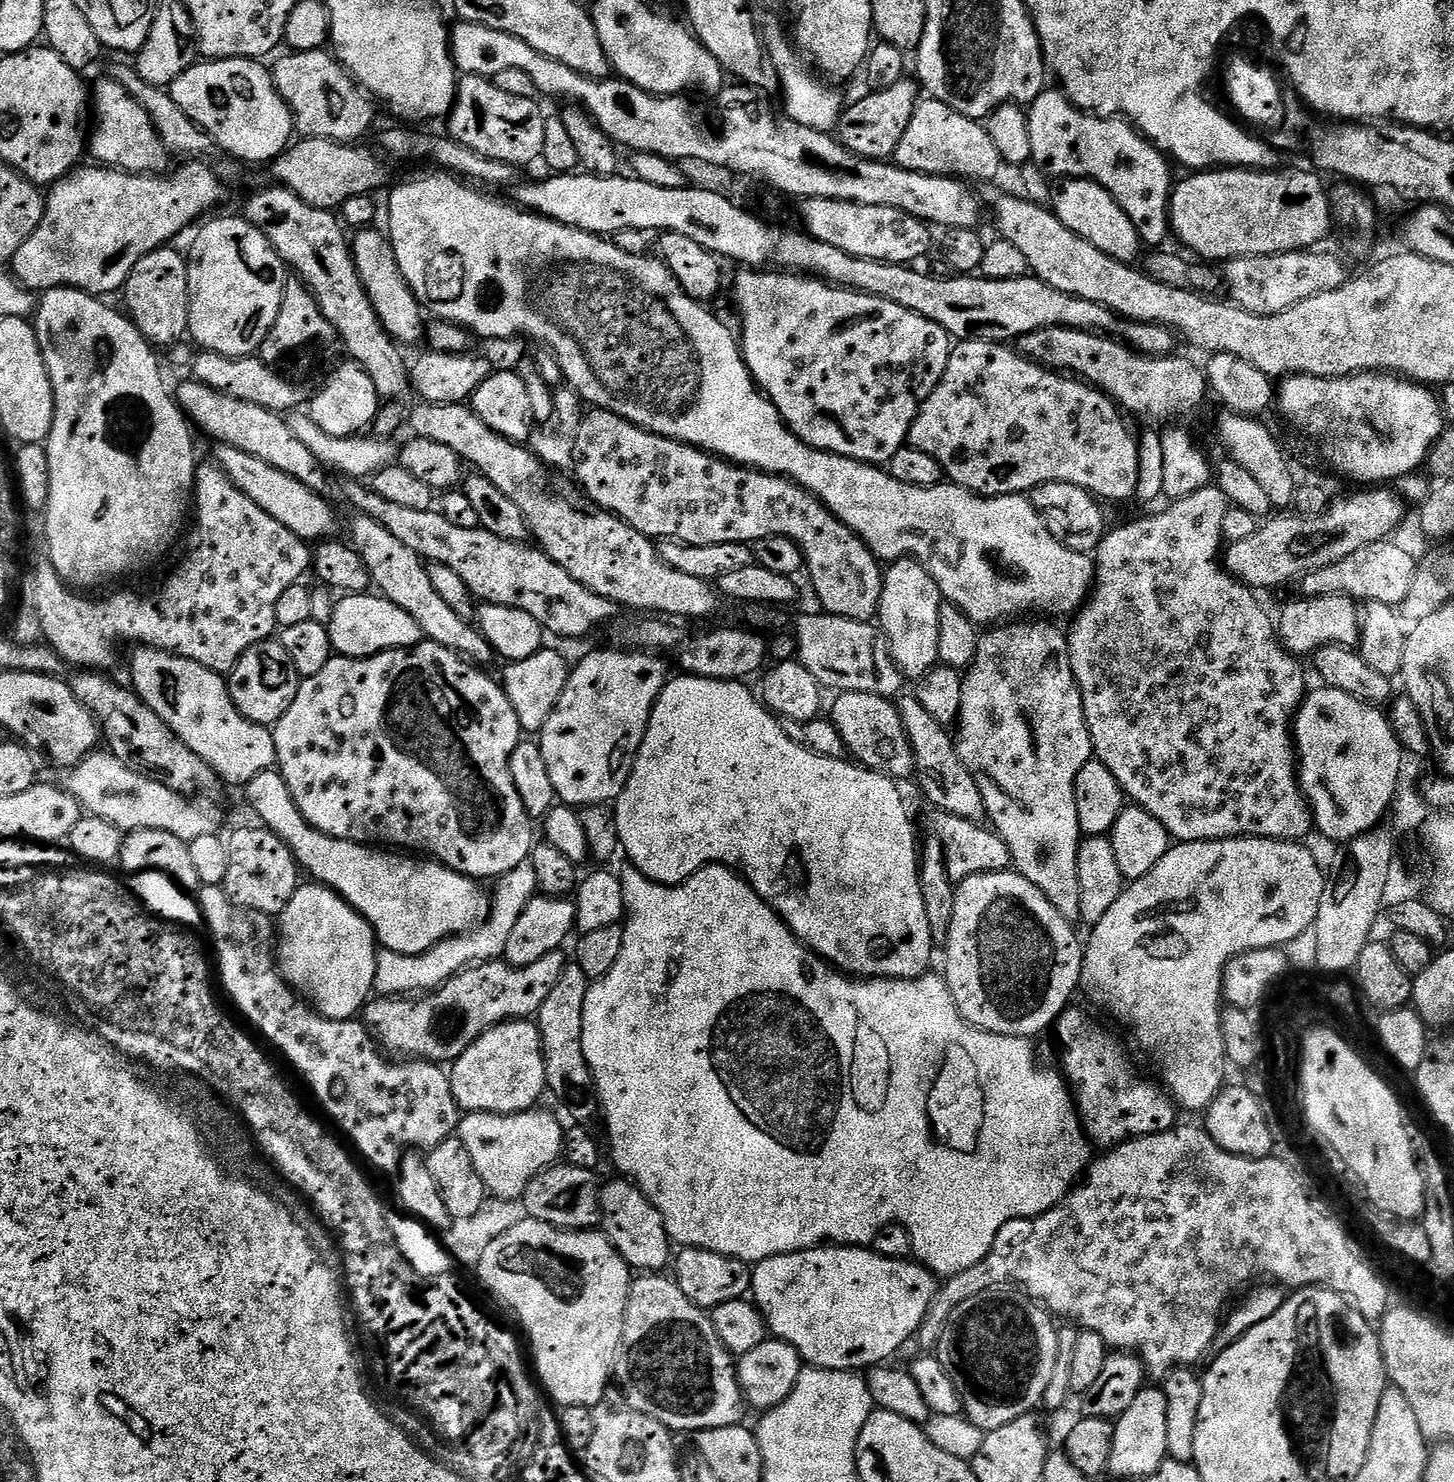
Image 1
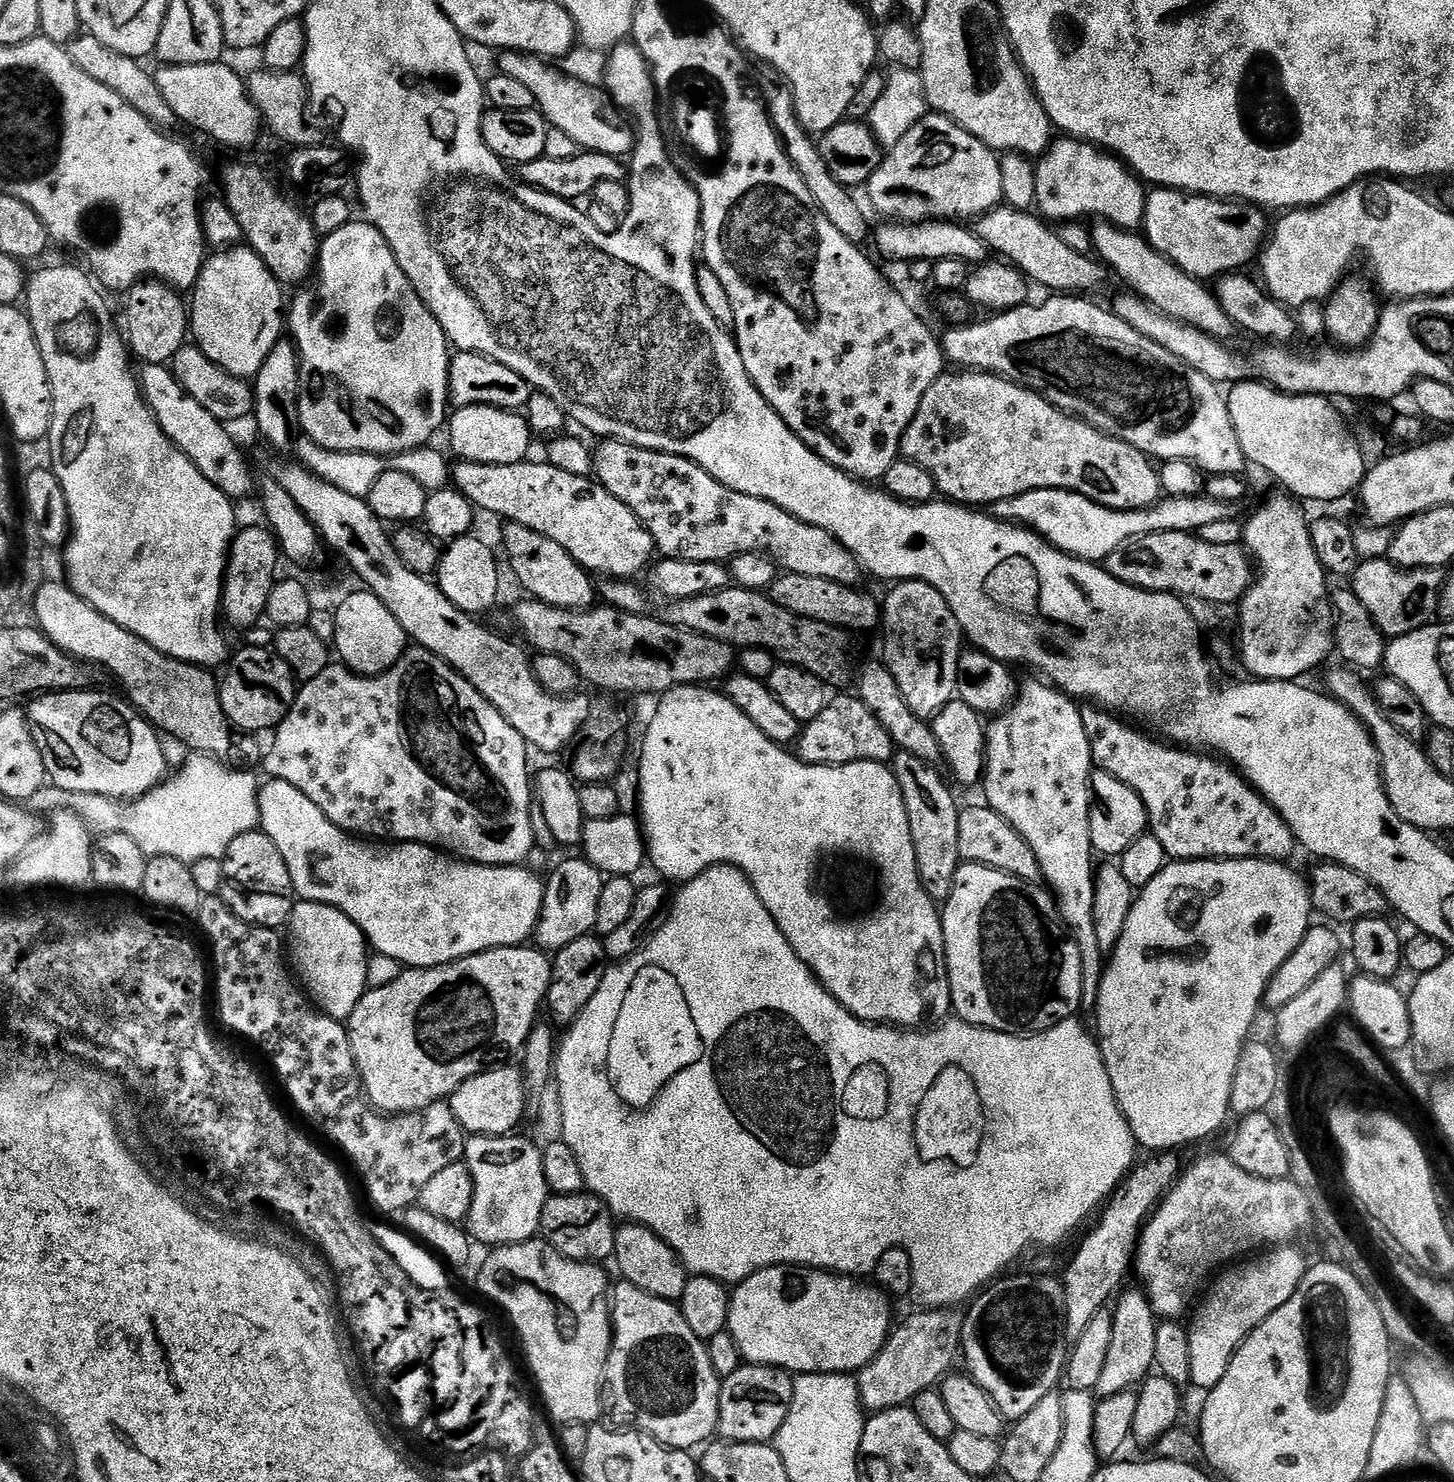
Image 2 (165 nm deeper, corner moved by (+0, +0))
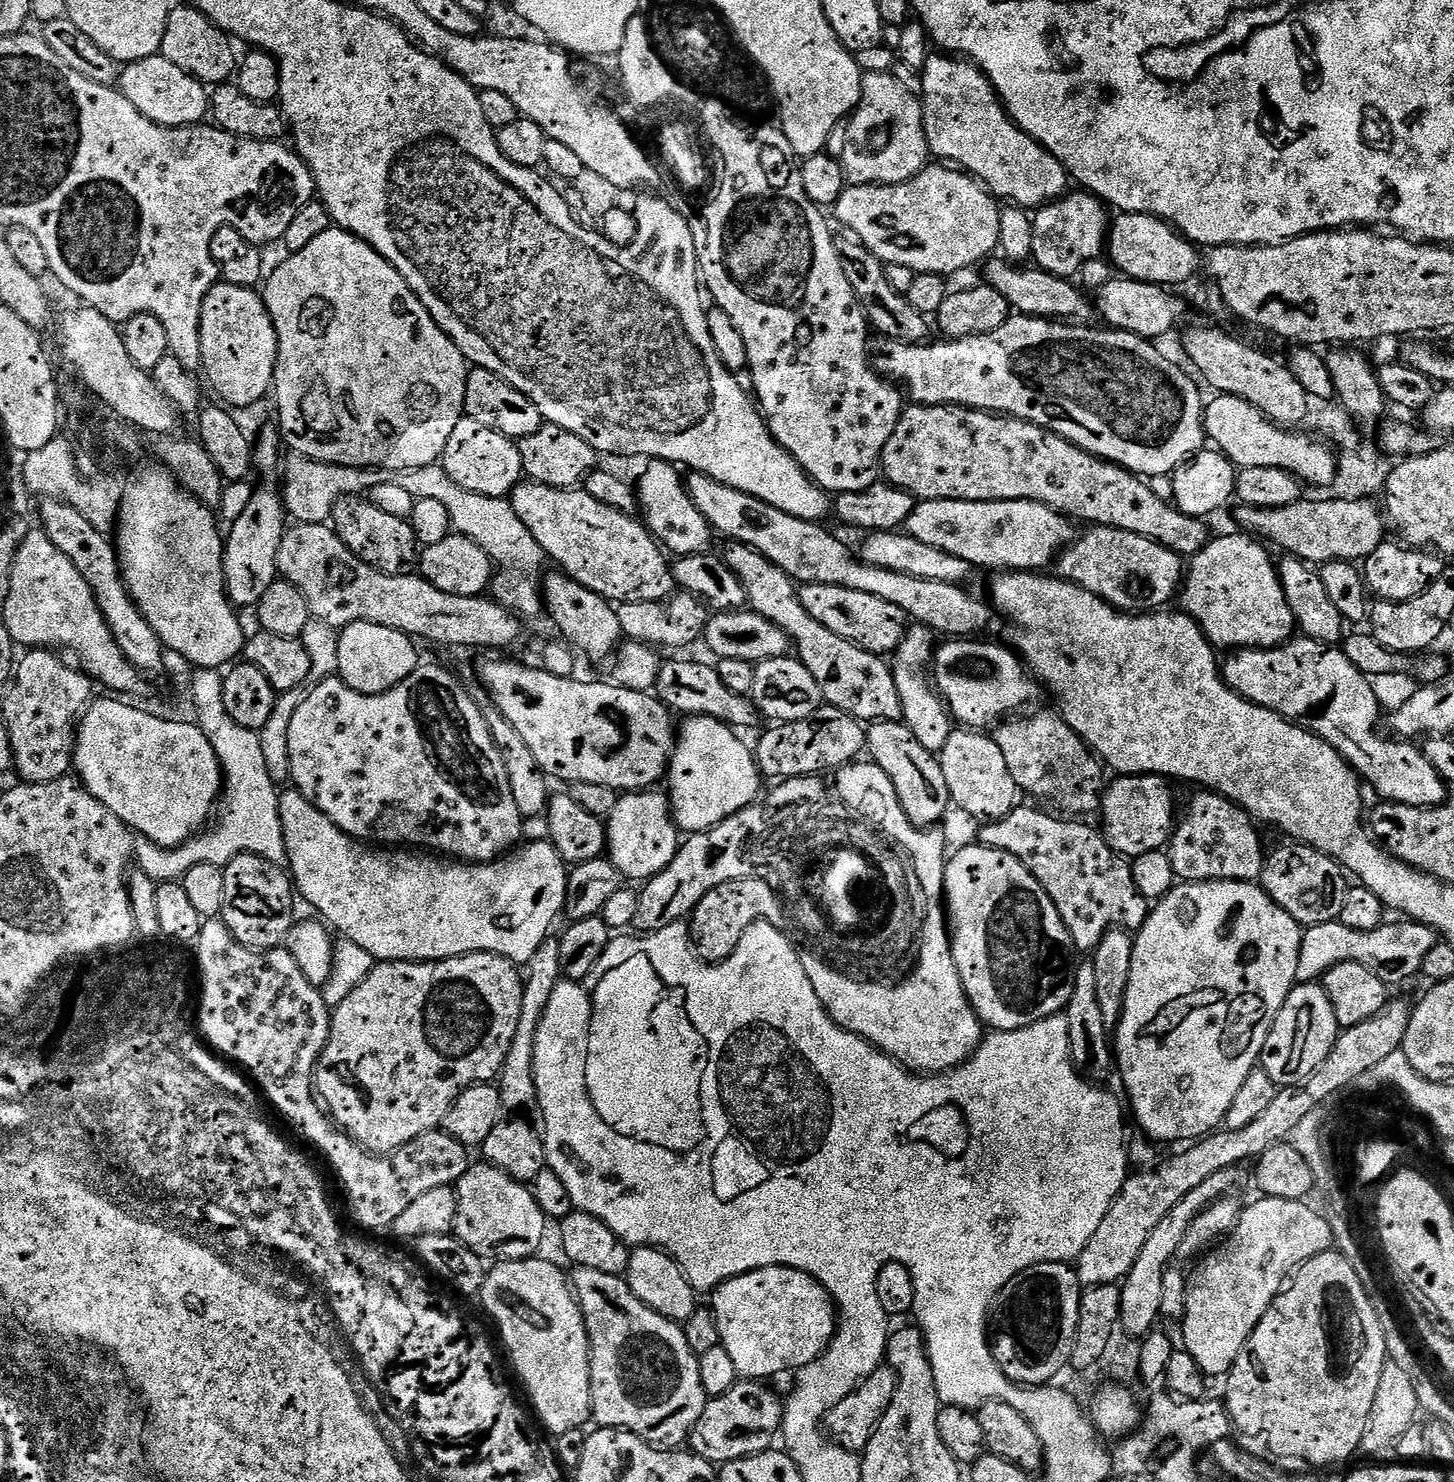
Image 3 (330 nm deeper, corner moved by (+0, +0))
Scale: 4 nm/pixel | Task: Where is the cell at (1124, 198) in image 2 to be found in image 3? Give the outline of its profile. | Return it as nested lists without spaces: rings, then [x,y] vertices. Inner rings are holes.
[[[1087,190],[1069,191],[1059,200],[1044,205],[1035,213],[1032,221],[1032,260],[1035,267],[1055,276],[1072,278],[1086,262],[1101,259],[1105,255],[1106,241],[1110,233],[1110,216],[1108,218],[1107,211],[1109,212],[1109,209],[1105,201]]]

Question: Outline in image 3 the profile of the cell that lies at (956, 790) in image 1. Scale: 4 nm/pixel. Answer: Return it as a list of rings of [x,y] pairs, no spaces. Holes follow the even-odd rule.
[[[732,542],[727,546],[729,548],[722,553],[722,560],[744,587],[751,611],[774,622],[774,626],[788,635],[795,655],[804,663],[806,670],[814,674],[814,682],[818,682],[825,701],[831,707],[861,722],[903,721],[902,698],[898,698],[894,671],[887,659],[862,650],[857,644],[846,642],[846,638],[838,638],[838,634],[830,634],[822,622],[814,622],[814,618],[810,618],[810,614],[806,614],[802,607],[792,577],[774,566],[763,554],[747,548],[745,544]]]

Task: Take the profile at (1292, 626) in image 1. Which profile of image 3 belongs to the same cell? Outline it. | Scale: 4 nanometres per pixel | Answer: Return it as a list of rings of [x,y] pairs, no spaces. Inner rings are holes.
[[[1239,535],[1209,539],[1206,547],[1191,557],[1186,568],[1186,579],[1178,596],[1179,607],[1199,624],[1208,643],[1217,649],[1278,648],[1293,639],[1295,632],[1292,631],[1297,631],[1298,628],[1296,613],[1290,610],[1284,593],[1284,580],[1276,573],[1276,564],[1267,552],[1269,549],[1251,535]]]

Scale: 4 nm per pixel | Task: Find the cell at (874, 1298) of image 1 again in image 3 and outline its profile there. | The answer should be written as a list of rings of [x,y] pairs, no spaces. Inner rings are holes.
[[[770,1266],[762,1270],[754,1270],[747,1272],[741,1276],[735,1276],[733,1280],[726,1281],[719,1288],[711,1293],[710,1311],[716,1317],[716,1325],[718,1326],[718,1334],[720,1335],[720,1347],[726,1350],[726,1354],[730,1354],[730,1359],[734,1361],[734,1370],[737,1377],[743,1378],[748,1382],[768,1382],[771,1376],[780,1376],[783,1372],[791,1373],[793,1370],[799,1370],[807,1366],[810,1362],[814,1362],[828,1348],[828,1343],[832,1337],[836,1335],[838,1327],[838,1309],[828,1291],[813,1276],[802,1270],[794,1270],[793,1268],[783,1268],[782,1266]]]

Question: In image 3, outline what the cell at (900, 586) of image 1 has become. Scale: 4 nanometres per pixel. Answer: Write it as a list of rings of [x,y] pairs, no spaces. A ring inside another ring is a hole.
[[[923,626],[909,627],[903,642],[894,653],[894,682],[898,686],[898,698],[902,698],[902,723],[907,726],[933,754],[938,754],[942,746],[946,746],[946,738],[950,738],[954,721],[949,713],[948,706],[936,691],[930,679],[930,665],[934,659],[934,634]]]

